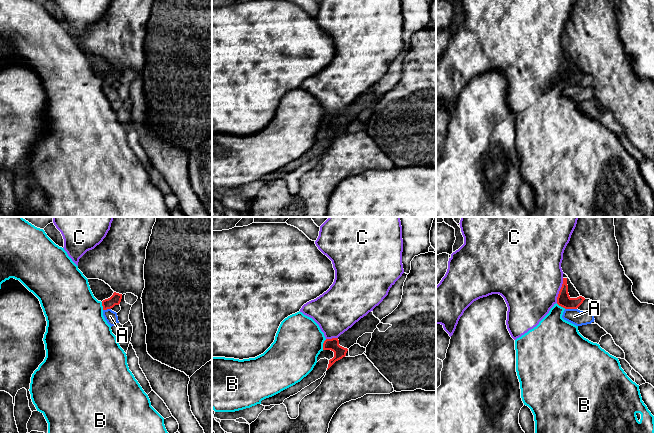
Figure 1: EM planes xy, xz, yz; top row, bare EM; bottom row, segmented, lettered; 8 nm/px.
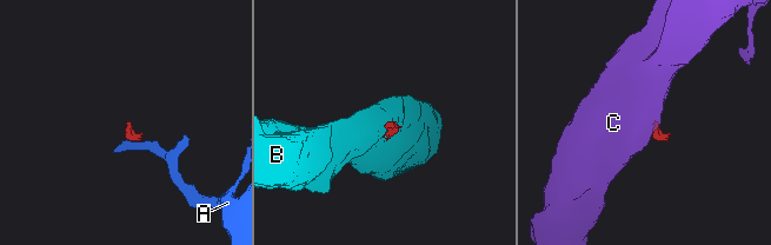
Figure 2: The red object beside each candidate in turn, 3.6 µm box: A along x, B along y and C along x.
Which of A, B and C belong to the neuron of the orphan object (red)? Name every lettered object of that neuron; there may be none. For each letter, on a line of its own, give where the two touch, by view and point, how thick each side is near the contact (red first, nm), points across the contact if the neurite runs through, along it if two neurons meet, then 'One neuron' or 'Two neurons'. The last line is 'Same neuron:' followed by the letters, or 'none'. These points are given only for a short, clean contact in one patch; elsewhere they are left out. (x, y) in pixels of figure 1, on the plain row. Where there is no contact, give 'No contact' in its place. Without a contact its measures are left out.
A: Touches red at yz (571, 84). Thickness 110 nm (red) against 120 nm. Boundary: yz (565, 84), (576, 85). Two neurons
B: Touches red at xz (323, 120). Thickness 100 nm (red) against 380 nm. Boundary: xz (326, 115), (322, 125). Two neurons
C: Touches red at yz (560, 66). Thickness 110 nm (red) against 480 nm. Boundary: yz (563, 54), (556, 78). Two neurons
Same neuron: none

